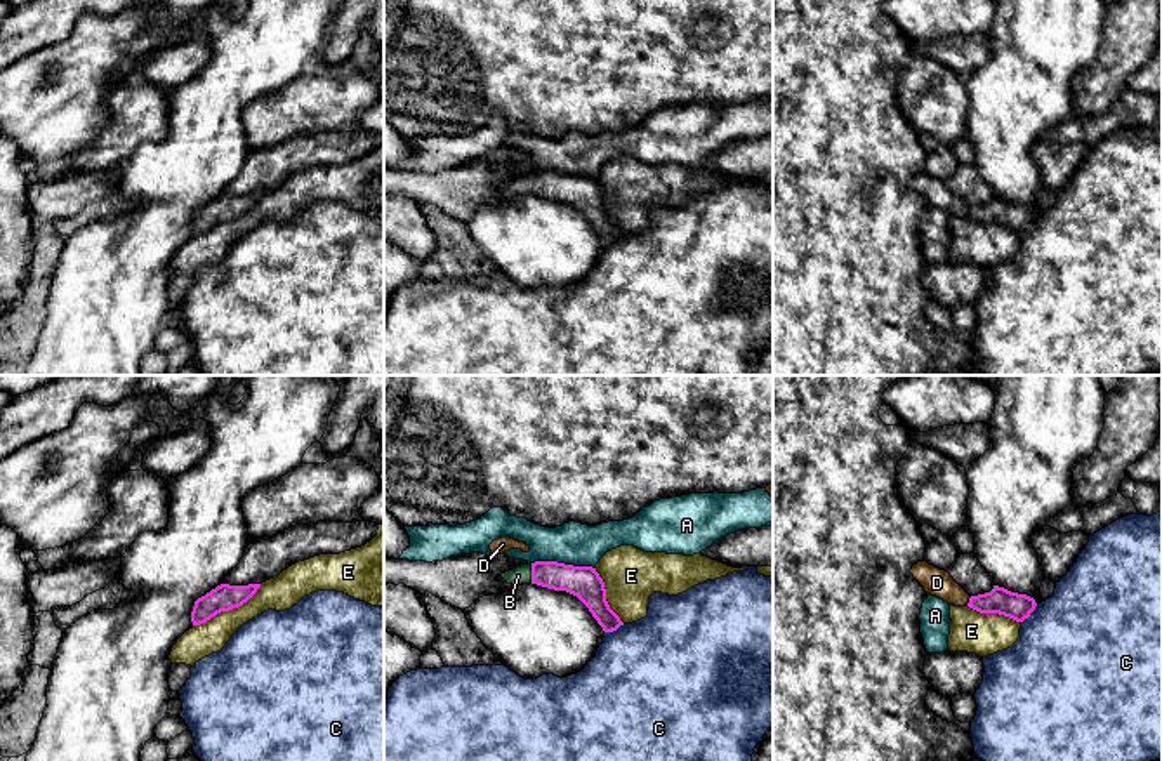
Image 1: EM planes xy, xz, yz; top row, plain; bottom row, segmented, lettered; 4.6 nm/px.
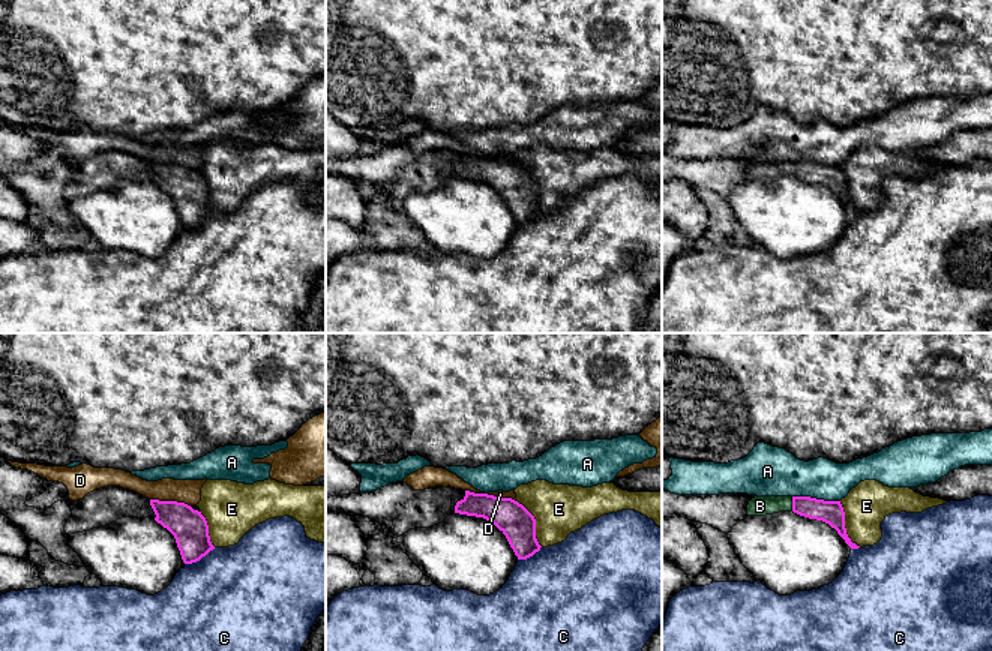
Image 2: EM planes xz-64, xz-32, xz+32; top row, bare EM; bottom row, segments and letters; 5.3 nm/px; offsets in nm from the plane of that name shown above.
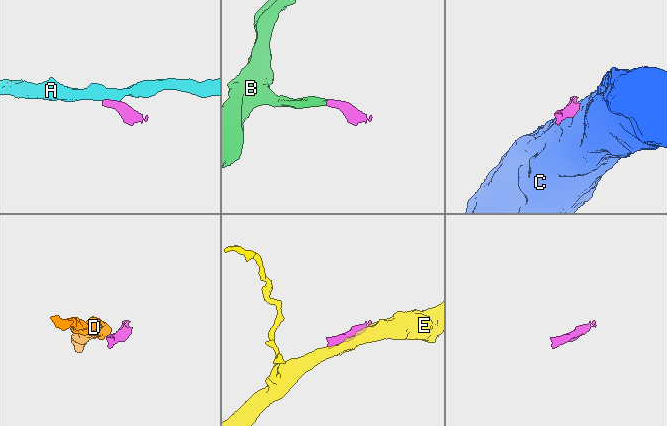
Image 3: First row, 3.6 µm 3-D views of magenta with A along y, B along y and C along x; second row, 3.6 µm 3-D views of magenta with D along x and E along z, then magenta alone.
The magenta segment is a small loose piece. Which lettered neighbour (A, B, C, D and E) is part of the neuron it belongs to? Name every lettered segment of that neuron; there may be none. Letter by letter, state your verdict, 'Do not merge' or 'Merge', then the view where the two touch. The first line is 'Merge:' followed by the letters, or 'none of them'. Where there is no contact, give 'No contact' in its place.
Merge: B
A: Do not merge. Touches magenta in xz
B: Merge. Touches magenta in xz
C: Do not merge. Touches magenta in xz
D: Do not merge. Touches magenta in yz
E: Do not merge. Touches magenta in xy

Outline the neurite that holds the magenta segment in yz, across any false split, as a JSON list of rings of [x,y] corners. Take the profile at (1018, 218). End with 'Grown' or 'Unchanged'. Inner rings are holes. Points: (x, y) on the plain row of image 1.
[[[994,196],[990,203],[971,207],[967,217],[980,224],[999,224],[1023,233],[1035,221],[1037,214],[1027,205]]]. Unchanged

